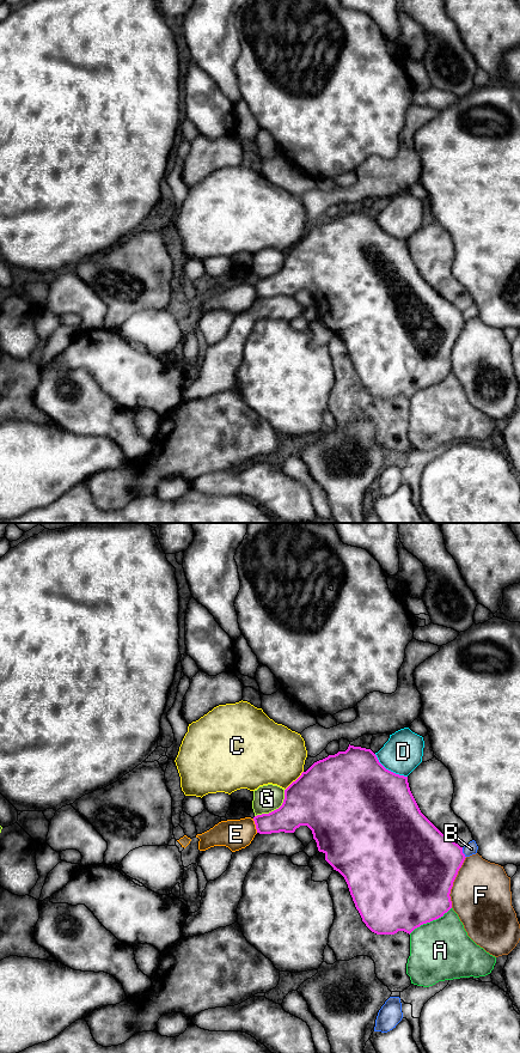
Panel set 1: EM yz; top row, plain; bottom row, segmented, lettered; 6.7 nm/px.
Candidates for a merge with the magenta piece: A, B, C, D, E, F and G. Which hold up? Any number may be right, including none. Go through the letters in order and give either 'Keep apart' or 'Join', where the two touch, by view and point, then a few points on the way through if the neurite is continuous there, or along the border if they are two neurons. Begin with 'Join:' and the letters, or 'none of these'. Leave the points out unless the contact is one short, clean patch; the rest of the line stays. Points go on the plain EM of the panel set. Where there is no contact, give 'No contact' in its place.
Join: none of these
A: Keep apart. Touches magenta at yz (429, 385)
B: Keep apart. Touches magenta at yz (462, 316)
C: Keep apart. Touches magenta at yz (295, 244)
D: Keep apart. Touches magenta at yz (390, 235)
E: Keep apart. Touches magenta at yz (256, 290). Boundary: yz (252, 282), (257, 296)
F: Keep apart. Touches magenta at yz (453, 345)
G: Keep apart. Touches magenta at yz (276, 273)

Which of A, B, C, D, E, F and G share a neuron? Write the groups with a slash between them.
A / B / C / D / E / F / G

